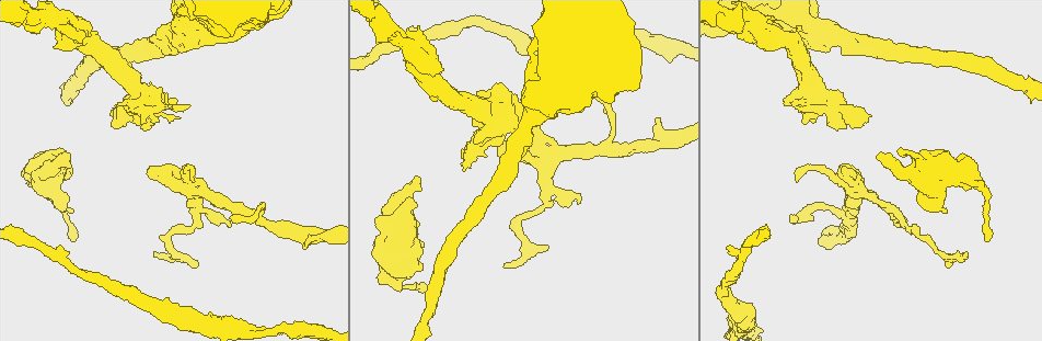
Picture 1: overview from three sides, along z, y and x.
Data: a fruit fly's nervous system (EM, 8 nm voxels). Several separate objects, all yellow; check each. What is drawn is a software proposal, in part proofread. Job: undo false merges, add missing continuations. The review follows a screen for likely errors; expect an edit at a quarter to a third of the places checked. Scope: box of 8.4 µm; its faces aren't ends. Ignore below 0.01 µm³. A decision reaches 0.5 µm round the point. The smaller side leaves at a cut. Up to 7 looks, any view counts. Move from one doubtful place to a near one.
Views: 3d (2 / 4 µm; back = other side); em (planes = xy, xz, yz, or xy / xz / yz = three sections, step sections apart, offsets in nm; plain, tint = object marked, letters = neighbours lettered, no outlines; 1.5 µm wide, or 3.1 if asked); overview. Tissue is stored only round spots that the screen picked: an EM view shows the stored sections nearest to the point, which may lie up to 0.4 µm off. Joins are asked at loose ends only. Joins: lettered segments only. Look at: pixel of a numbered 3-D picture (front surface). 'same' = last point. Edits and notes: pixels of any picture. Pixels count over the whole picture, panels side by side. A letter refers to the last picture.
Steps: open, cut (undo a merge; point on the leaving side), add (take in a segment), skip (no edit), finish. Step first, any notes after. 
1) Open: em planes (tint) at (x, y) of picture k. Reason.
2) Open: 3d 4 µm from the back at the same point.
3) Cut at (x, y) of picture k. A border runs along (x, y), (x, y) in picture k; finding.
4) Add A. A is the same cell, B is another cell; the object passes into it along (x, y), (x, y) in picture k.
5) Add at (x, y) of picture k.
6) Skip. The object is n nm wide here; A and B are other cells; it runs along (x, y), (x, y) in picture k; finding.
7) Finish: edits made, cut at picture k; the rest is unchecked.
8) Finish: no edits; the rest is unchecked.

Open: em xz step 4 (letters) at (793, 217) of picture 1. Thin end.

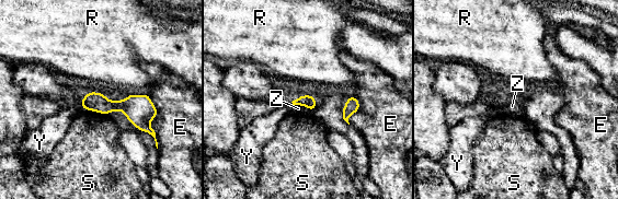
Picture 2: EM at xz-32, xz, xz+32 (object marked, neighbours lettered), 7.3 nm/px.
Skip. The longest contact is with E, 400 nm; E, R, S, Y and Z are other cells; no lettered segment goes on from it.

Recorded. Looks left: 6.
Open: 3d 4 µm at (843, 166) of picture 1. An open end.

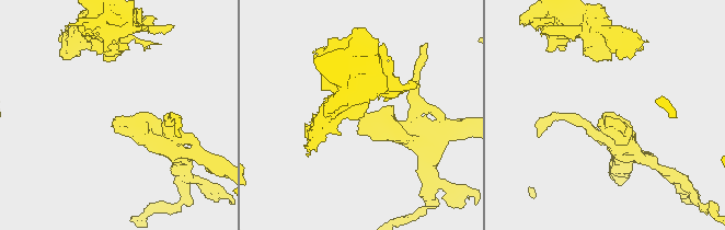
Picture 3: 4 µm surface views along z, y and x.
Open: em xy step 4 (letters) at (116, 116) of picture 3. Now the EM.

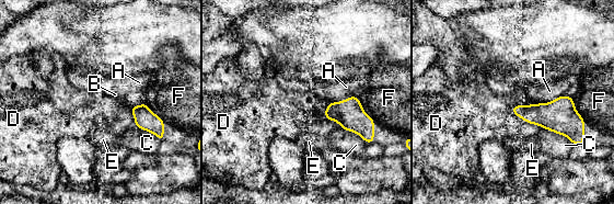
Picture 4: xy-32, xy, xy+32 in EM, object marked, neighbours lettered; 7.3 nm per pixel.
Skip. The longest contact is with D, 300 nm; A, B, C, D, E and F are other cells; a border runs along (510, 108), (525, 122), (543, 128) in picture 4; no lettered segment goes on from it.

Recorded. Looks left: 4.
Open: em xz step 8 (tint) at (196, 208) of picture 1. A fork.

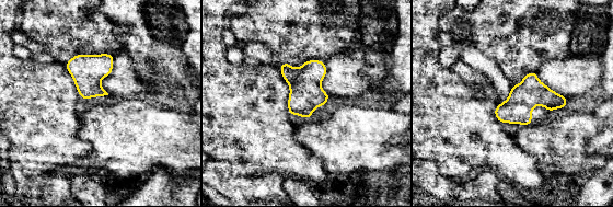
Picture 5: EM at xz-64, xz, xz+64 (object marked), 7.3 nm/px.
Open: em planes (letters) at the same point.

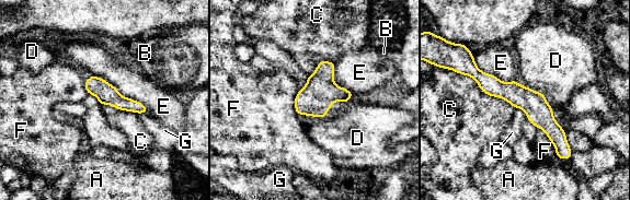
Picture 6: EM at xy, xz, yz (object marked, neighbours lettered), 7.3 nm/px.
Skip. The object is 160 nm wide here; A, B, C, D, E, F and G are other cells; a border runs along (537, 91), (545, 95) in picture 6; all the same neuron.

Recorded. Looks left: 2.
Finish: no edits; the rest is unchecked.

